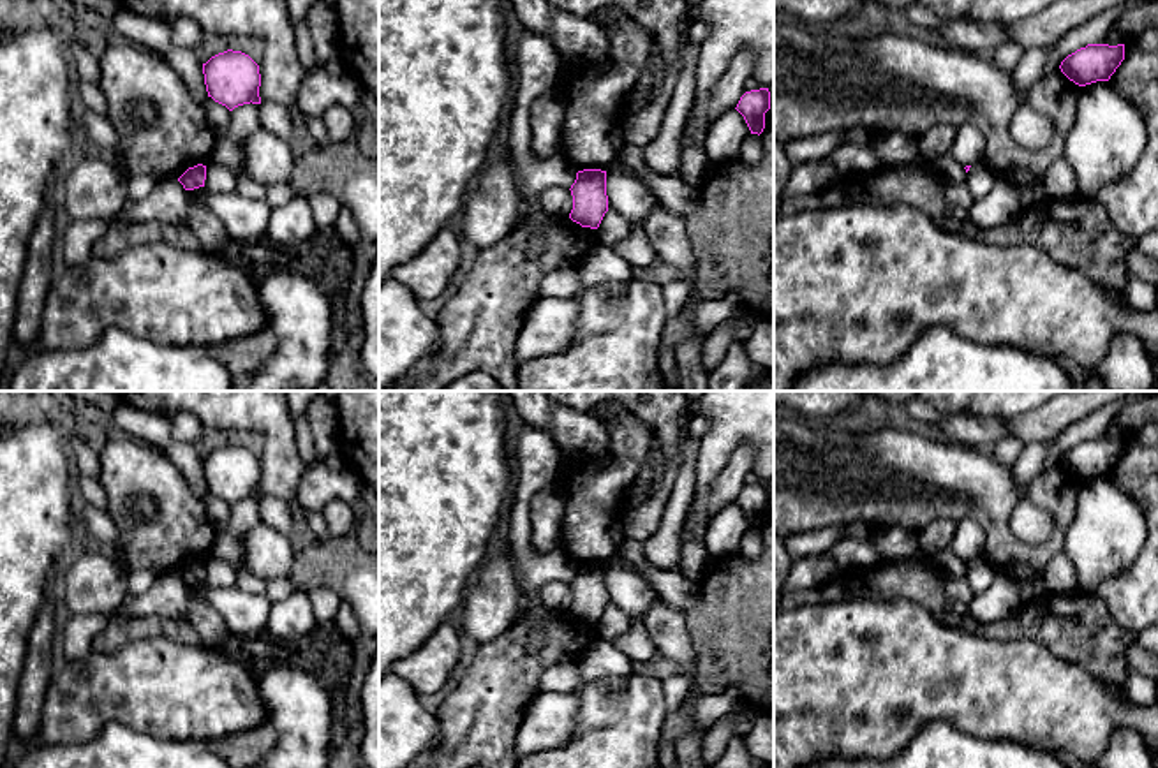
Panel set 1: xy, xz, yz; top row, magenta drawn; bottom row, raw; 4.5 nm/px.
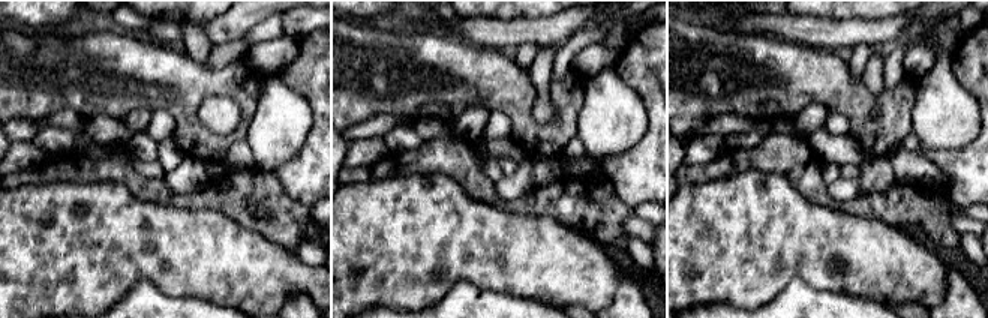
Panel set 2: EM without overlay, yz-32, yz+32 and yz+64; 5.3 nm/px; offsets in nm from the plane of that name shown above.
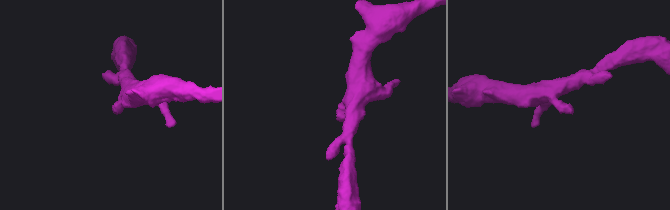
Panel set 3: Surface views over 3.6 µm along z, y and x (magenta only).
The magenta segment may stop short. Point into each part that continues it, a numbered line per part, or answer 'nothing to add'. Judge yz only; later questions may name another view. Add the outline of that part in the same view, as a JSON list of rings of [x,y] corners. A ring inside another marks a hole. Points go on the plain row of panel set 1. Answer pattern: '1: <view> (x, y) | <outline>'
nothing to add

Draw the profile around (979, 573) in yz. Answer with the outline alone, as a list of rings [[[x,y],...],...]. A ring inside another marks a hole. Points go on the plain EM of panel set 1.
[[[980,555],[969,562],[964,578],[969,581],[975,594],[982,594],[991,587],[994,574],[994,569],[989,565],[984,555]]]

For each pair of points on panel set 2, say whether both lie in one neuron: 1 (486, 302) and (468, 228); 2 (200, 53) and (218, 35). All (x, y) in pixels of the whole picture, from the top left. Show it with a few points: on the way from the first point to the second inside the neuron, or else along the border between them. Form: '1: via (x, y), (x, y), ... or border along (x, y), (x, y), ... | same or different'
1: border along (449, 290), (456, 282), (468, 279), (517, 297) | different
2: border along (203, 24), (207, 36), (215, 44) | different

